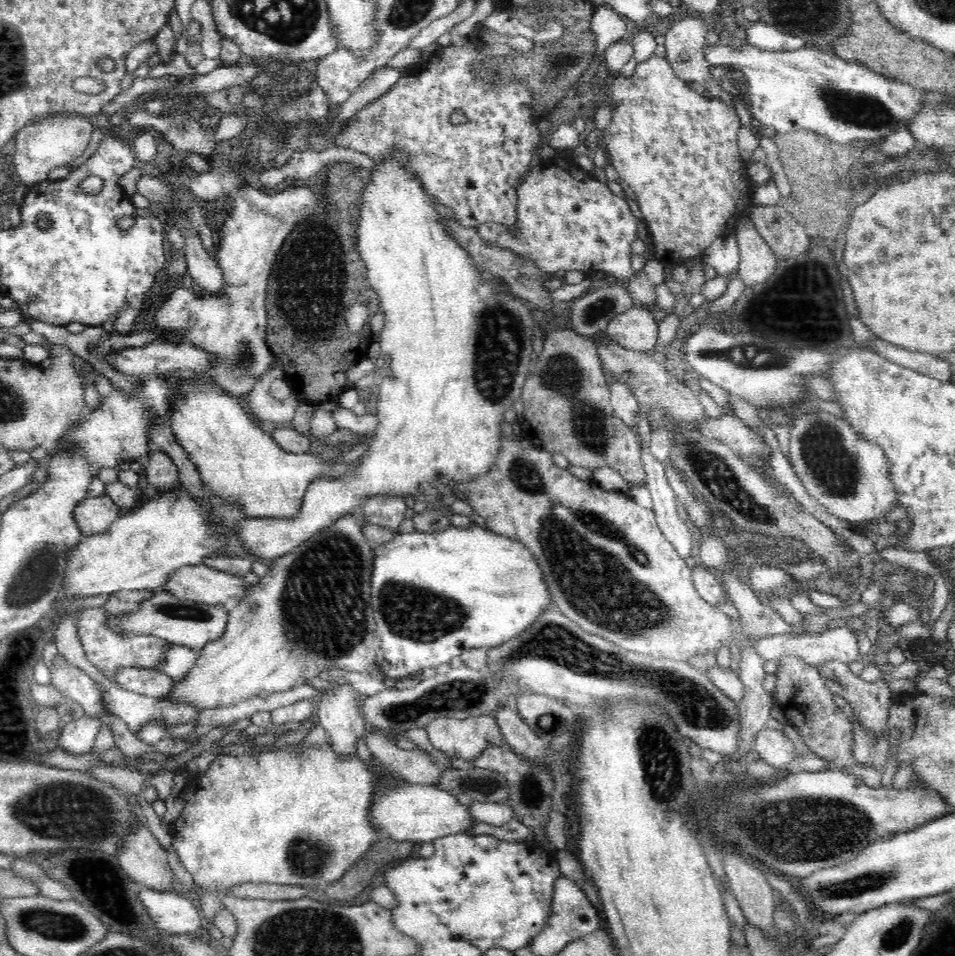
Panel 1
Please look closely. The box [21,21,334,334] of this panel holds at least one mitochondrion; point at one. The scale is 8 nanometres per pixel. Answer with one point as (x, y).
(295, 252)

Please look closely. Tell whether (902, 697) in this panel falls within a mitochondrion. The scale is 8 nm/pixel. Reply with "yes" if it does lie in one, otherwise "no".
no

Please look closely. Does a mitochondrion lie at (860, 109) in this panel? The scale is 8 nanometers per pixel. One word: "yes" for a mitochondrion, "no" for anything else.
yes

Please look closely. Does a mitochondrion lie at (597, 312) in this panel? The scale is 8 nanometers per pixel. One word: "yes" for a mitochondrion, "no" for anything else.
yes

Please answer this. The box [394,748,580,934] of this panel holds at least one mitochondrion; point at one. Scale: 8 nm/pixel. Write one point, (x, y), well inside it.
(531, 792)

